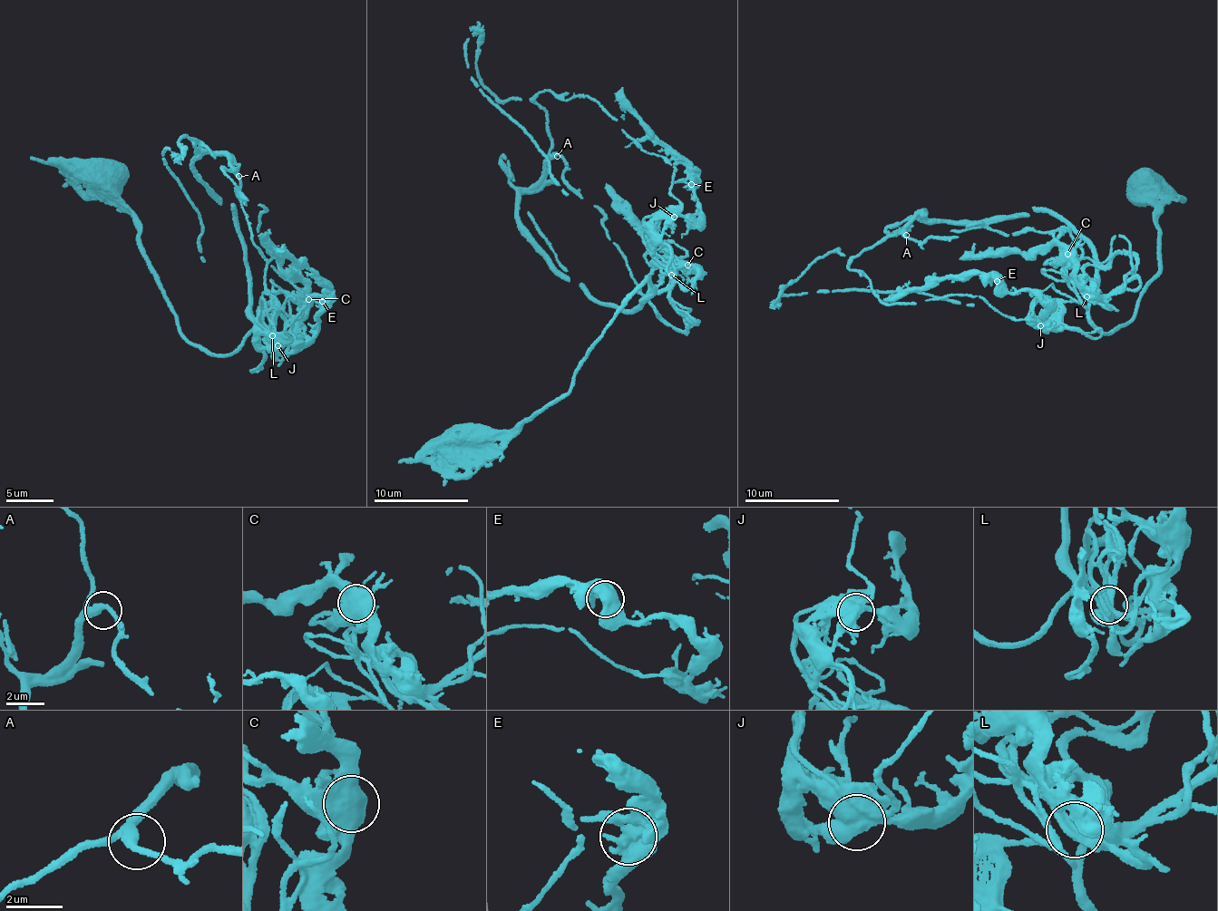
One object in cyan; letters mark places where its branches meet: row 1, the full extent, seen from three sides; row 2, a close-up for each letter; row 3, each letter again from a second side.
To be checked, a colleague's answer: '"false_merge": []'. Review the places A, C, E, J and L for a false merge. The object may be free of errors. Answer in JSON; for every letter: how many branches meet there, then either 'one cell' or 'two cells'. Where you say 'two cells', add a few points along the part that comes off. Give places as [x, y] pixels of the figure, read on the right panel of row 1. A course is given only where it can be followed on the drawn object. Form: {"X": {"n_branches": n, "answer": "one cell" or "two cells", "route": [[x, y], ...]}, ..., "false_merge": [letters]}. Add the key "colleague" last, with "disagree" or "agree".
{"A": {"n_branches": 3, "answer": "one cell"}, "C": {"n_branches": 3, "answer": "one cell"}, "E": {"n_branches": 3, "answer": "one cell"}, "J": {"n_branches": 3, "answer": "one cell"}, "L": {"n_branches": 3, "answer": "one cell"}, "false_merge": [], "colleague": "agree"}

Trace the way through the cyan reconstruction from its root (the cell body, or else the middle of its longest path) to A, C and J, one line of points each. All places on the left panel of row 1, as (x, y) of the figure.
A: (104, 179), (180, 335), (221, 354), (260, 323), (281, 358), (257, 328), (306, 302), (238, 176)
C: (104, 179), (133, 215), (142, 256), (180, 335), (230, 353), (264, 314), (271, 317), (277, 293), (308, 299)
J: (104, 179), (133, 215), (180, 335), (221, 354), (260, 323), (278, 356), (296, 343), (257, 328), (277, 345)

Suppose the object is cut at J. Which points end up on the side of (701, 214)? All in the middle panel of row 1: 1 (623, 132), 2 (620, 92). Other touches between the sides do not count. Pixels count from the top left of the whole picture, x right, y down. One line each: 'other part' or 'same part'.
1: other part
2: same part

